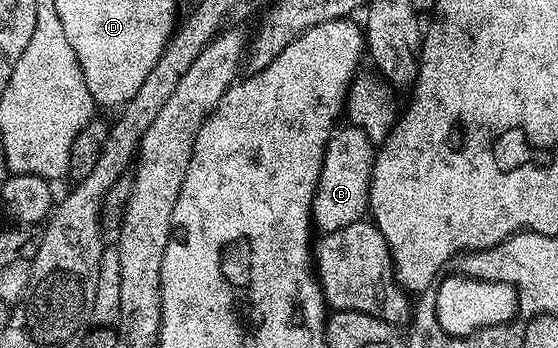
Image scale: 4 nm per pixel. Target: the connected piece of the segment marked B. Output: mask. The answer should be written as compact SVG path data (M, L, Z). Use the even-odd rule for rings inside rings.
M348 124L334 129L325 145L321 175L313 193L311 222L316 229L318 226L321 234L339 232L339 228L347 228L347 224L355 224L366 217L374 157L375 143L367 140L362 130Z

